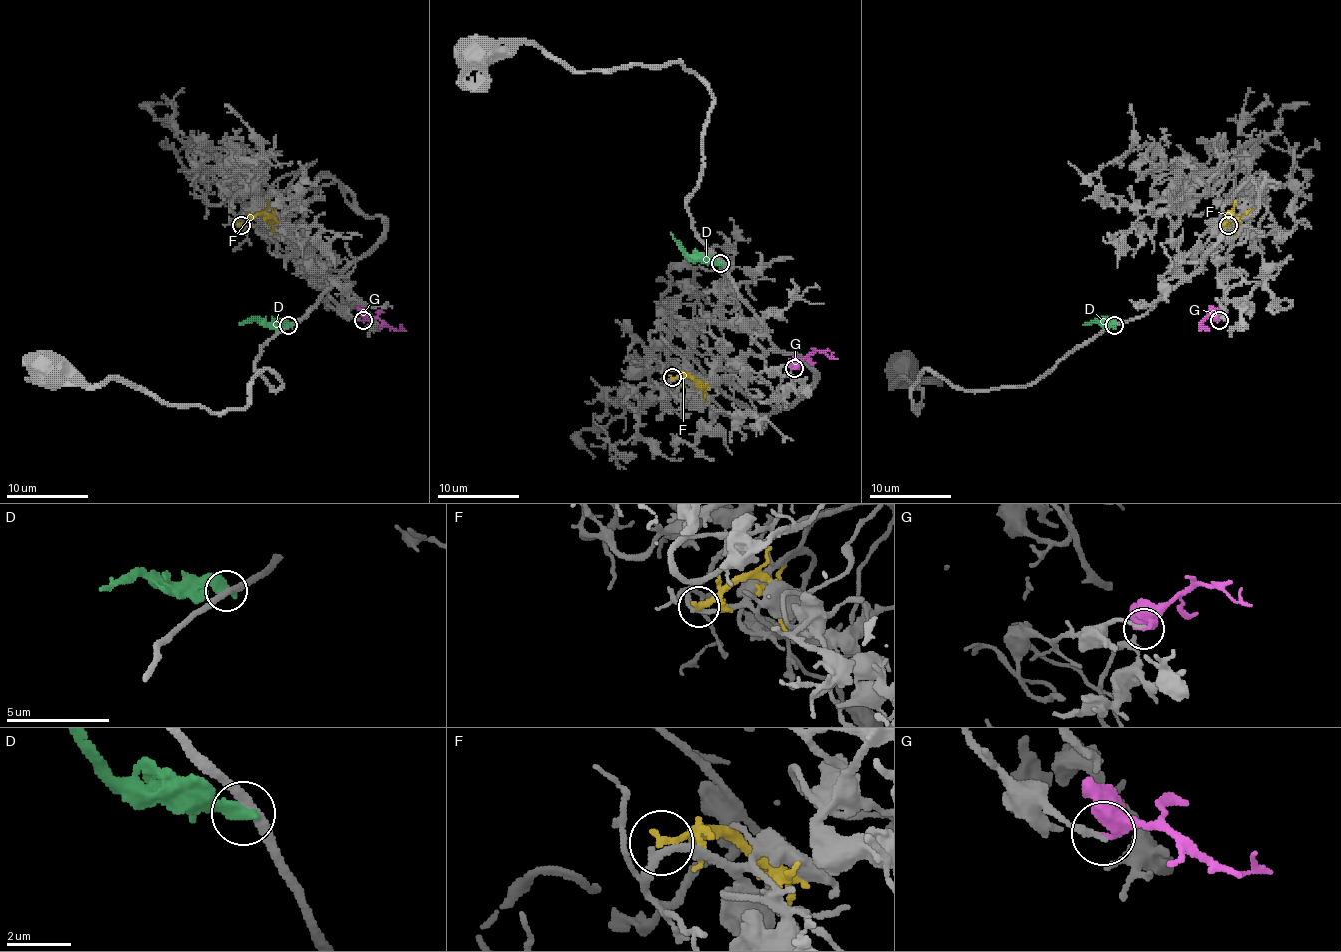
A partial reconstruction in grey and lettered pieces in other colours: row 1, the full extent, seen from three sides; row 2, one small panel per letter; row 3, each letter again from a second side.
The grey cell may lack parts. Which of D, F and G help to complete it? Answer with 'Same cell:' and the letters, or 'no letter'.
Same cell: G

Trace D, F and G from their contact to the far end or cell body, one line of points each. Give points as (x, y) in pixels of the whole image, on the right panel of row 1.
D: (1113, 324), (1103, 318), (1083, 324)
F: (1227, 224), (1225, 214), (1238, 216), (1252, 208)
G: (1219, 320), (1205, 318), (1201, 324), (1207, 331), (1203, 324)

